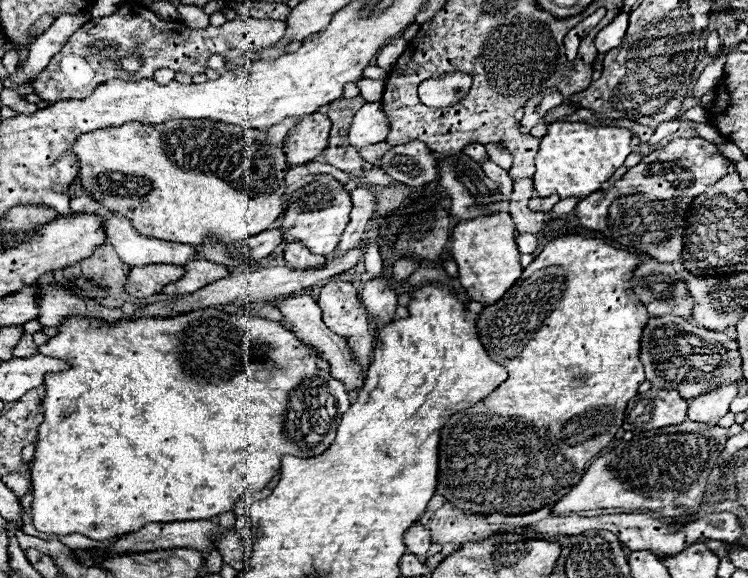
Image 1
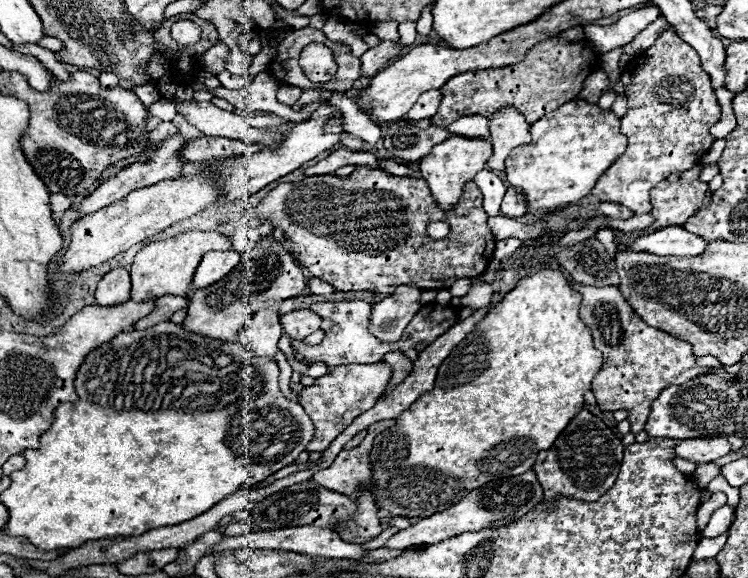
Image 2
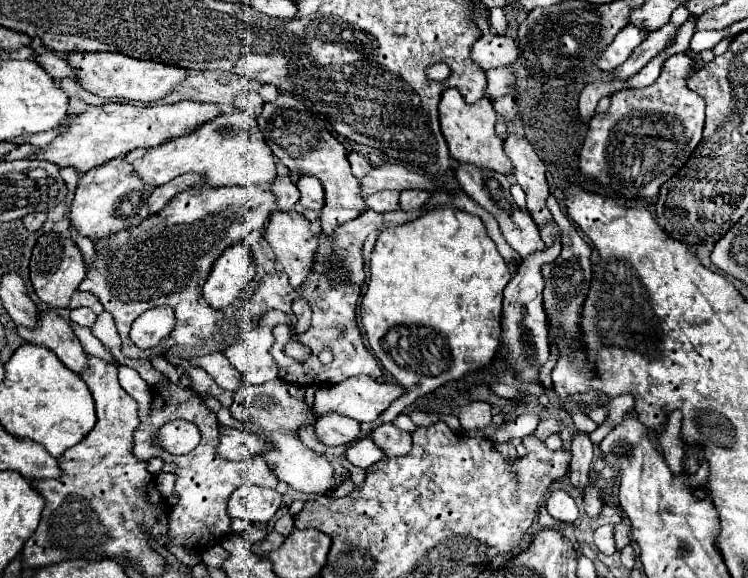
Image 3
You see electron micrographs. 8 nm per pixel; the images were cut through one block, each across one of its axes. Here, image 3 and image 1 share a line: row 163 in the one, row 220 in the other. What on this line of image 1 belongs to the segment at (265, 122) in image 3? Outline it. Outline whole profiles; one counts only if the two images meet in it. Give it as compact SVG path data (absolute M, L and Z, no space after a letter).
M320 174L316 176L314 182L298 188L284 206L282 214L282 242L280 246L288 246L292 242L300 242L302 246L308 246L312 254L328 256L336 250L340 242L340 234L344 232L348 218L352 210L352 200L350 194L342 188L338 180L334 180L330 174Z

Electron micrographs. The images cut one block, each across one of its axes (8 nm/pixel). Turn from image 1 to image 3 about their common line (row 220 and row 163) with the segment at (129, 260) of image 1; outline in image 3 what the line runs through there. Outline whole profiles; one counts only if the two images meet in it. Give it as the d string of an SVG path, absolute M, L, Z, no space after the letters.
M118 156L108 164L96 166L80 176L74 200L68 210L68 220L80 234L90 240L106 238L108 234L128 230L130 226L140 224L150 214L148 196L150 188L144 184L144 180L140 180L140 176L136 176L132 164Z

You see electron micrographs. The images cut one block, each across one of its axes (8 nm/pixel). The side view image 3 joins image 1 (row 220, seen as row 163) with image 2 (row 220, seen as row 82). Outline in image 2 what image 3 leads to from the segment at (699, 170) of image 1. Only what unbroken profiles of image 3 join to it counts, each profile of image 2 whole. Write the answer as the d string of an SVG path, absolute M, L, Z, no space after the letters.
M658 182L652 190L650 190L650 202L652 202L652 218L654 222L644 228L644 230L636 230L636 232L618 232L616 234L616 242L618 244L630 244L636 238L644 236L644 234L652 234L660 228L666 226L682 226L690 216L694 216L704 202L704 196L708 192L708 184L706 182Z

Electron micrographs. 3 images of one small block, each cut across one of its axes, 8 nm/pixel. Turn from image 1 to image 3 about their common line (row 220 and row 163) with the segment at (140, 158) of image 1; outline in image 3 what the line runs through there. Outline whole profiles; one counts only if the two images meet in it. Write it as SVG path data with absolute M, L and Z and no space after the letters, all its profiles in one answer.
M232 108L232 114L222 114L216 120L202 124L188 136L160 144L160 148L132 150L126 160L148 186L162 186L180 174L198 172L204 176L202 186L258 184L262 188L270 188L272 180L278 176L274 156L264 142L264 136L256 124L256 116L244 112L242 108Z

